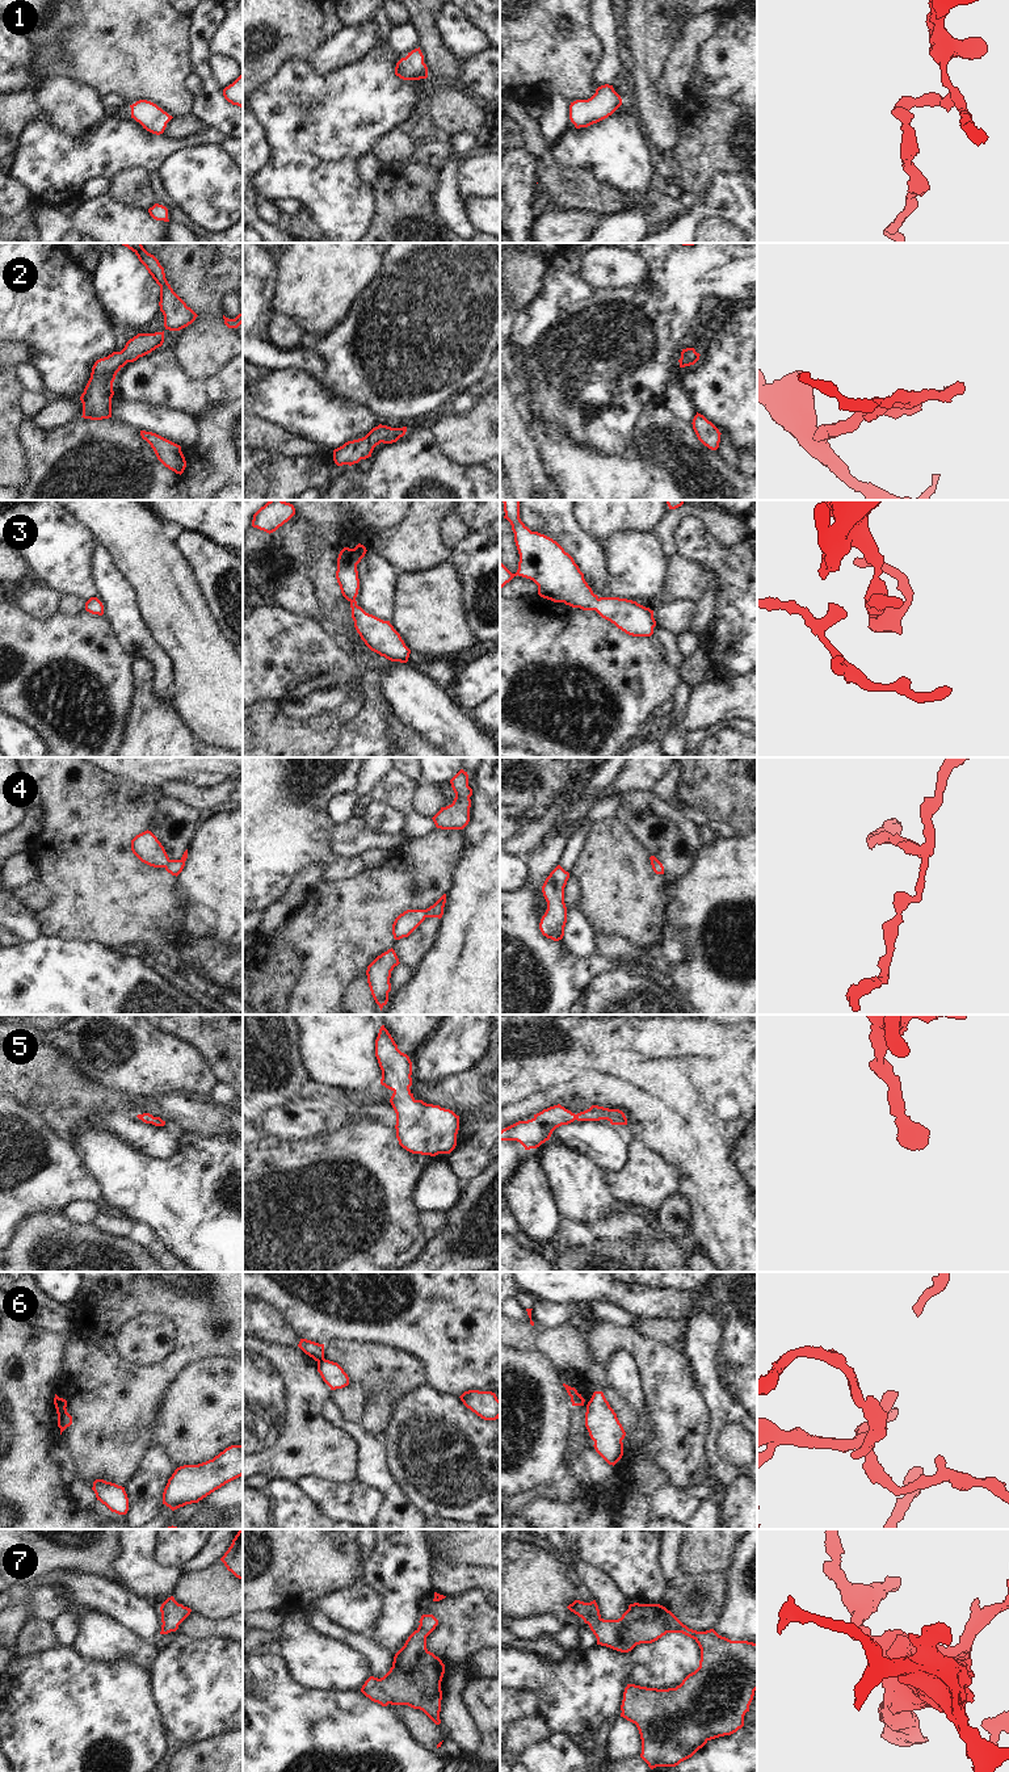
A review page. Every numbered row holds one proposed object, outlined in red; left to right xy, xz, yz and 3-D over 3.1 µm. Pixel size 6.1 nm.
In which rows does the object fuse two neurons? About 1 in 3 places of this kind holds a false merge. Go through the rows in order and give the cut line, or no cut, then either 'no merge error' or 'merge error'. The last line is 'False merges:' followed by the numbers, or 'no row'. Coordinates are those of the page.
1: no cut; no merge error
2: no cut; no merge error
3: no cut; no merge error
4: no cut; no merge error
5: no cut; no merge error
6: cut in xy along (64, 1407), (58, 1416); merge error
7: no cut; no merge error
False merges: 6

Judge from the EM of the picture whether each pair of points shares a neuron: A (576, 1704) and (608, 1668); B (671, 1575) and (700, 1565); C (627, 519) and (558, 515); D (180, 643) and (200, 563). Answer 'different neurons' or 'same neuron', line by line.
A: same neuron
B: different neurons
C: different neurons
D: different neurons

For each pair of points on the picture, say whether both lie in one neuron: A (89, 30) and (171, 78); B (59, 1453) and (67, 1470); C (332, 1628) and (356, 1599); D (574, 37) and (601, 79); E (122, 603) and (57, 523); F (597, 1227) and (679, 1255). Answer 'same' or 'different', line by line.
A: same
B: same
C: different
D: different
E: different
F: different

